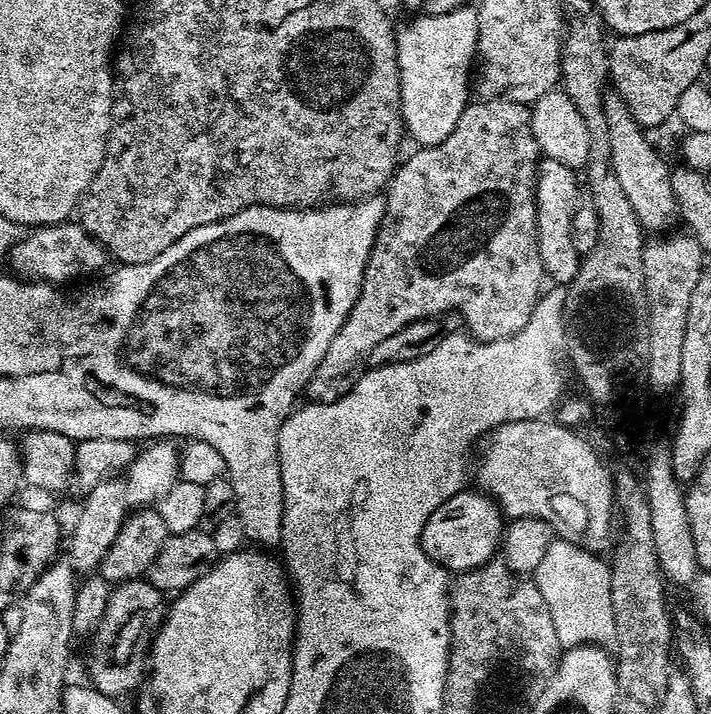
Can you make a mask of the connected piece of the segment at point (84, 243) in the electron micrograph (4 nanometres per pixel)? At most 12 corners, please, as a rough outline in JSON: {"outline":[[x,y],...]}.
{"outline":[[79,223],[35,227],[11,248],[17,277],[64,286],[99,273]]}

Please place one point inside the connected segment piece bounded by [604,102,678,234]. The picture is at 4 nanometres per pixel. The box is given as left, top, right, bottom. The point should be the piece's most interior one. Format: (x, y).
(645, 178)

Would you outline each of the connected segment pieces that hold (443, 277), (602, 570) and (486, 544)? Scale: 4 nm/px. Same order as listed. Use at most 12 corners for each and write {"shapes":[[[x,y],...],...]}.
{"shapes":[[[473,99],[387,185],[358,298],[306,396],[455,314],[530,322],[531,111]],[[556,538],[534,583],[564,646],[615,634],[609,565]],[[461,490],[422,526],[420,545],[452,574],[497,555],[502,513]]]}

